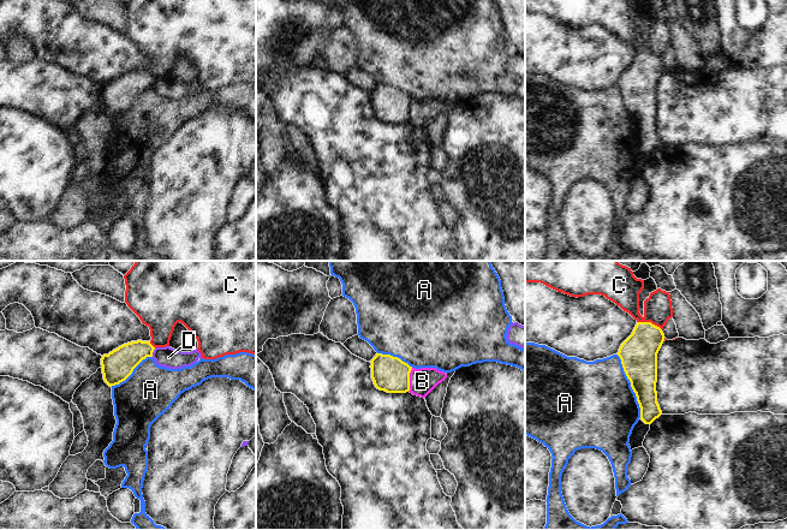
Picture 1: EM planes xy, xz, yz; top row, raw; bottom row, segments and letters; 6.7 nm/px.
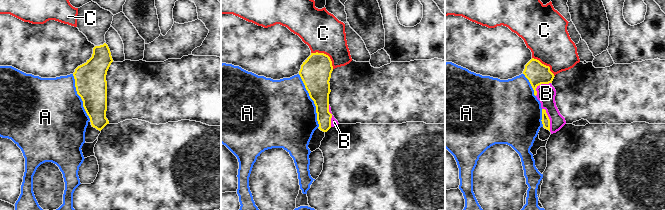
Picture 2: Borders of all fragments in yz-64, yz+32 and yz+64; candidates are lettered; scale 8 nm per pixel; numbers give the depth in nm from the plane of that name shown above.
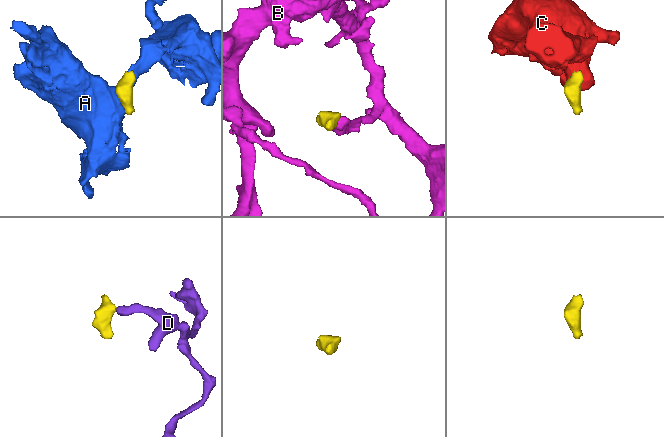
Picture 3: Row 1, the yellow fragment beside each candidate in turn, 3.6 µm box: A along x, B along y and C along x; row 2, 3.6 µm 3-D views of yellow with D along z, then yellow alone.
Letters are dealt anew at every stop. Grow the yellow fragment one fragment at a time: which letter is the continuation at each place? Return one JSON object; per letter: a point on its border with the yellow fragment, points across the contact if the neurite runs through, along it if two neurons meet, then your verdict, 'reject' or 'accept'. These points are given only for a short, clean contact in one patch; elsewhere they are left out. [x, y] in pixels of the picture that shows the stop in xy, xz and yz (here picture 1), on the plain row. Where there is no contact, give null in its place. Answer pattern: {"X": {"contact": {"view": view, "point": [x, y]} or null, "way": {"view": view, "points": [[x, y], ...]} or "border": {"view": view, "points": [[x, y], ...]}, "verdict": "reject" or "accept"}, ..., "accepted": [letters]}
{"A": {"contact": {"view": "yz", "point": [631, 117]}, "border": {"view": "yz", "points": [[616, 85], [635, 124], [641, 148]]}, "verdict": "reject"}, "B": {"contact": {"view": "xz", "point": [409, 111]}, "border": {"view": "xz", "points": [[412, 99], [407, 121]]}, "verdict": "reject"}, "C": {"contact": {"view": "yz", "point": [649, 53]}, "border": {"view": "yz", "points": [[637, 52], [650, 52], [661, 60]]}, "verdict": "reject"}, "D": {"contact": {"view": "xy", "point": [153, 82]}, "border": {"view": "xy", "points": [[155, 78], [151, 87]]}, "verdict": "reject"}, "accepted": []}

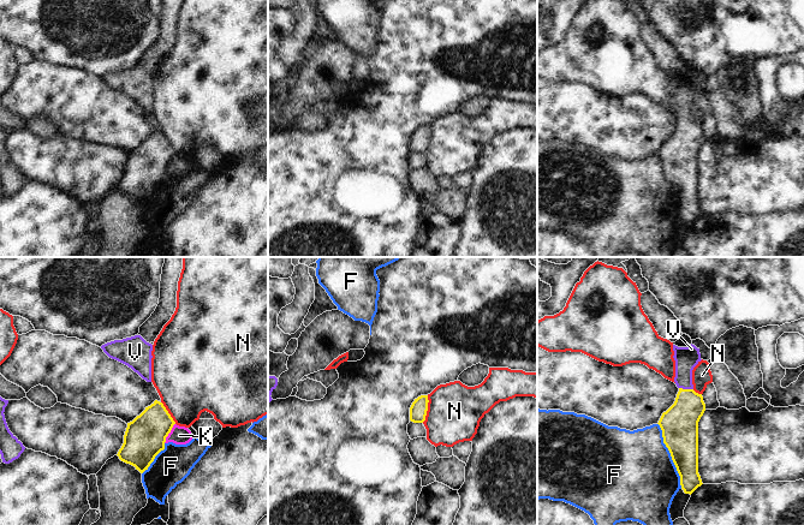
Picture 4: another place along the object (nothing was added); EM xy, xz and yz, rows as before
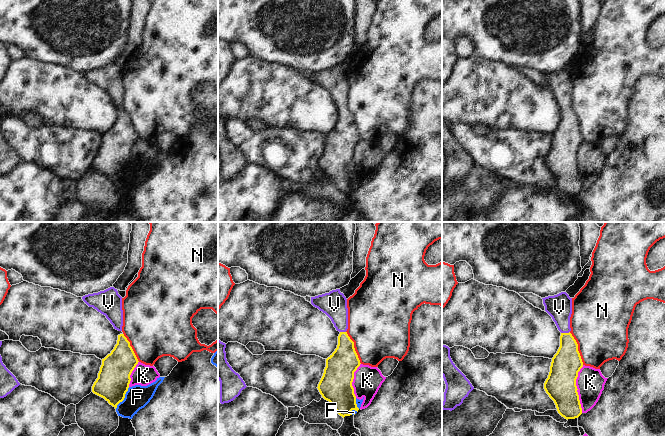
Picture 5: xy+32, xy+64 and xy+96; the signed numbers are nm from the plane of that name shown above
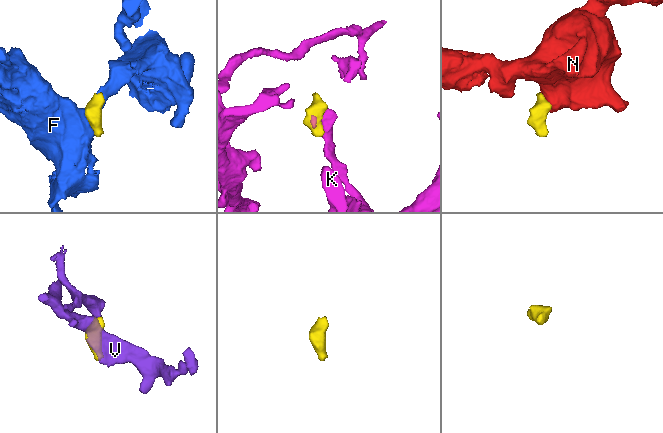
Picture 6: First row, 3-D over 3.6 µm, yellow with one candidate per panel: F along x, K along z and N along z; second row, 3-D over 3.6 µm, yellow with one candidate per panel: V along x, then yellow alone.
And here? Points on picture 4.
{"F": {"contact": {"view": "yz", "point": [671, 186]}, "border": {"view": "yz", "points": [[657, 154], [662, 173], [670, 184], [682, 219]]}, "verdict": "reject"}, "K": {"contact": {"view": "xy", "point": [170, 162]}, "border": {"view": "xy", "points": [[174, 154], [164, 173]]}, "verdict": "reject"}, "N": {"contact": {"view": "xz", "point": [427, 139]}, "border": {"view": "xz", "points": [[428, 126], [428, 141], [422, 153]]}, "verdict": "reject"}, "V": {"contact": {"view": "yz", "point": [686, 120]}, "way": {"view": "yz", "points": [[679, 155], [686, 142], [686, 120], [686, 89]]}, "verdict": "accept"}, "accepted": ["V"]}

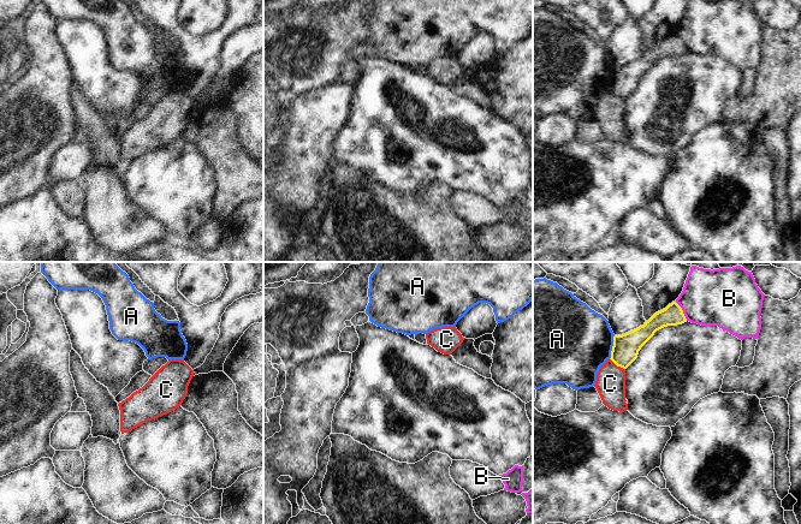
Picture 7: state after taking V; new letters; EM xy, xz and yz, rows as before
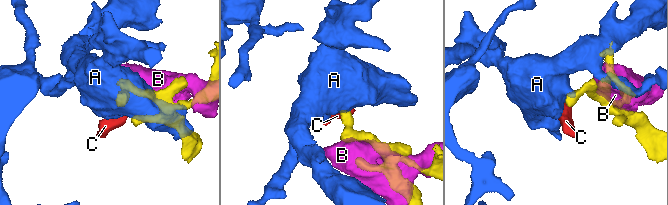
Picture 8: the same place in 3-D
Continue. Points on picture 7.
{"A": {"contact": {"view": "yz", "point": [612, 78]}, "border": {"view": "yz", "points": [[615, 66], [609, 89]]}, "verdict": "reject"}, "B": {"contact": {"view": "yz", "point": [682, 42]}, "verdict": "reject"}, "C": {"contact": {"view": "yz", "point": [617, 96]}, "border": {"view": "yz", "points": [[610, 89], [624, 100]]}, "verdict": "reject"}, "accepted": []}

